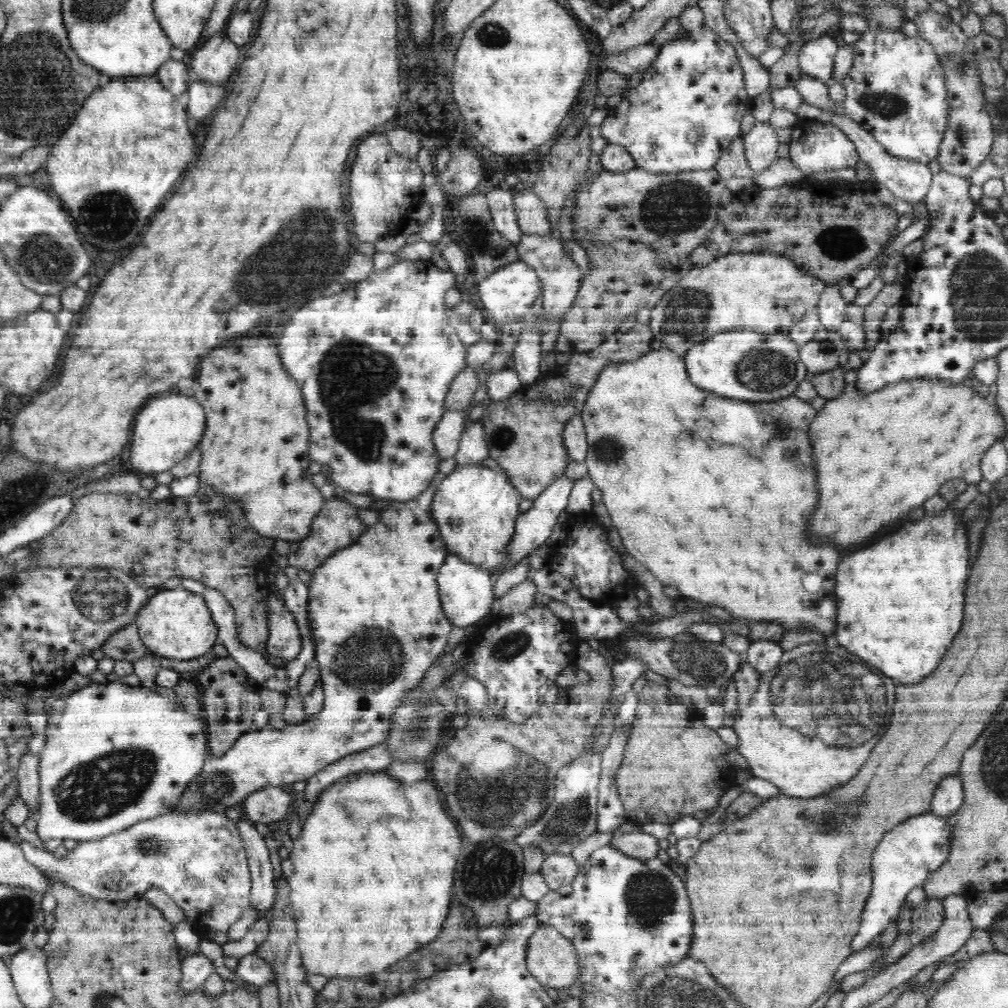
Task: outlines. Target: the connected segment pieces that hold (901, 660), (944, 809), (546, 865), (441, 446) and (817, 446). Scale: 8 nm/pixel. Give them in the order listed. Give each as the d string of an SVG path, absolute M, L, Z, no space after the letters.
M948 508L938 516L926 514L920 522L907 523L896 534L846 556L846 560L842 560L842 568L838 568L837 616L842 620L842 630L837 628L835 642L902 685L914 684L914 680L922 680L934 672L962 626L964 590L970 568L968 546L960 512Z
M959 775L946 776L946 780L934 792L931 812L940 818L950 819L963 803L963 784Z
M553 854L544 860L539 873L550 890L557 891L562 885L571 884L580 875L580 870L581 867L571 854Z
M446 410L442 419L434 428L432 440L435 448L438 449L439 456L443 458L454 457L459 450L460 438L467 427L467 413L462 411Z
M922 377L898 381L874 392L847 385L839 397L827 400L808 430L814 452L818 452L818 468L822 468L822 492L826 492L822 512L818 512L818 532L834 536L846 548L907 517L910 508L936 496L948 480L960 478L968 485L978 484L983 480L982 454L1005 435L1006 422L995 400L988 401L964 383Z

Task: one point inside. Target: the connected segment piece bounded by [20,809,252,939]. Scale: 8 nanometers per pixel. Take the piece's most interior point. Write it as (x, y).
(195, 857)

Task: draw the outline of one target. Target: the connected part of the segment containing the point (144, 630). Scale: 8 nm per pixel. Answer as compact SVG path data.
M183 587L175 590L155 590L152 597L134 618L138 633L150 653L172 660L192 660L210 650L216 644L218 627L202 595L196 595Z

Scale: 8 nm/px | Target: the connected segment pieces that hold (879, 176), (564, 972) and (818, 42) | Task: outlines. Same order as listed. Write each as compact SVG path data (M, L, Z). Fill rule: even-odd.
M804 102L800 108L798 108L797 116L799 119L806 120L806 122L819 124L832 124L839 128L852 142L856 145L857 151L860 154L860 158L866 162L869 166L871 174L874 178L894 196L902 198L909 204L918 203L925 200L925 196L931 187L931 182L933 178L933 172L930 171L930 167L920 161L899 159L897 156L892 156L890 153L886 152L886 149L881 146L881 144L864 128L862 125L858 125L852 118L849 118L845 114L837 114L837 112L829 112L828 110L821 110L812 104L807 104Z
M540 925L530 938L526 963L540 984L561 993L568 991L582 972L573 942L548 925Z
M823 35L815 40L806 41L798 54L801 72L824 83L831 83L838 50L836 40L830 36Z

